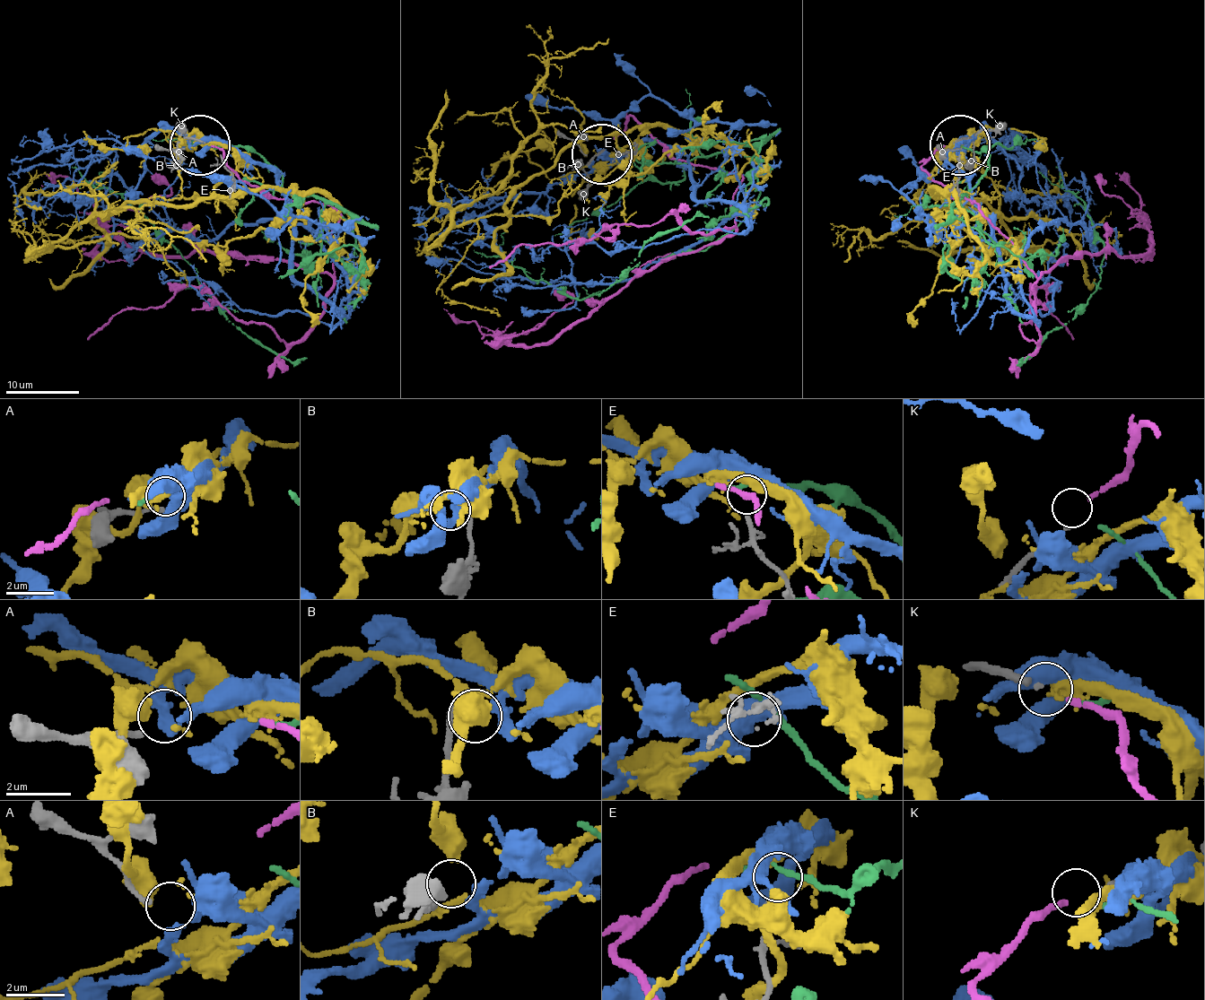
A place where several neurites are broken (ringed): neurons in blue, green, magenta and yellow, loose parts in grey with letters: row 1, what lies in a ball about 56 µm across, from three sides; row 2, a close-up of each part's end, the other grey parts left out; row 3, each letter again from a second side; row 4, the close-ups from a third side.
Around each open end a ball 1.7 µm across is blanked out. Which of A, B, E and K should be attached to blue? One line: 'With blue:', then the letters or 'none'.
With blue: E

